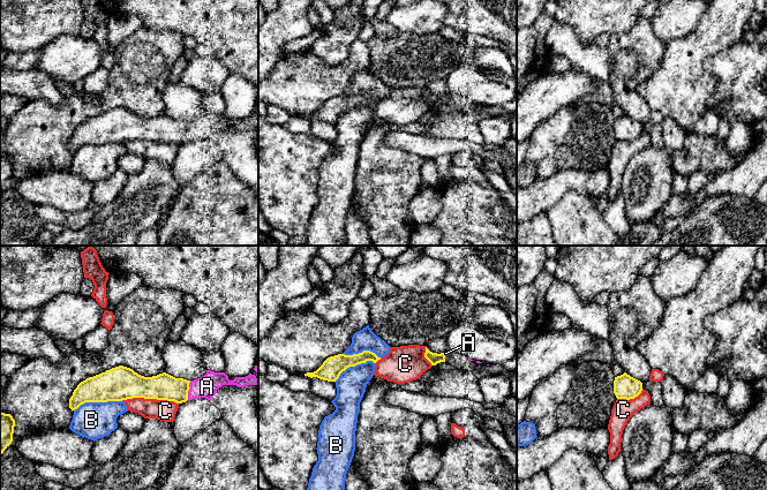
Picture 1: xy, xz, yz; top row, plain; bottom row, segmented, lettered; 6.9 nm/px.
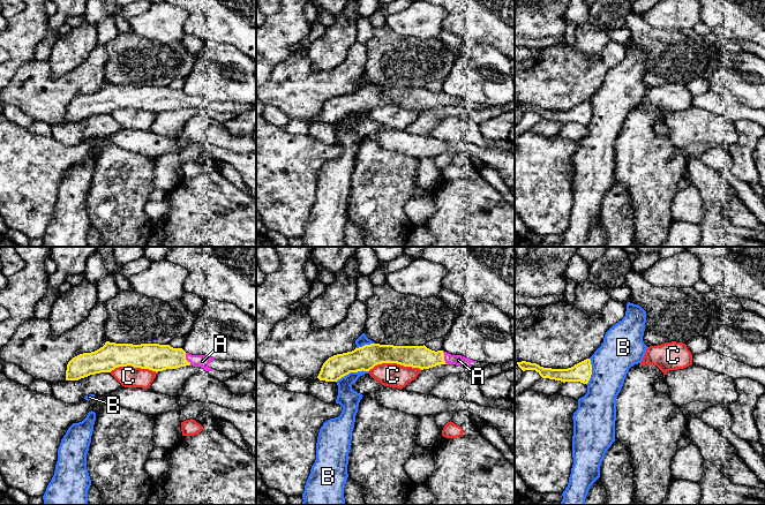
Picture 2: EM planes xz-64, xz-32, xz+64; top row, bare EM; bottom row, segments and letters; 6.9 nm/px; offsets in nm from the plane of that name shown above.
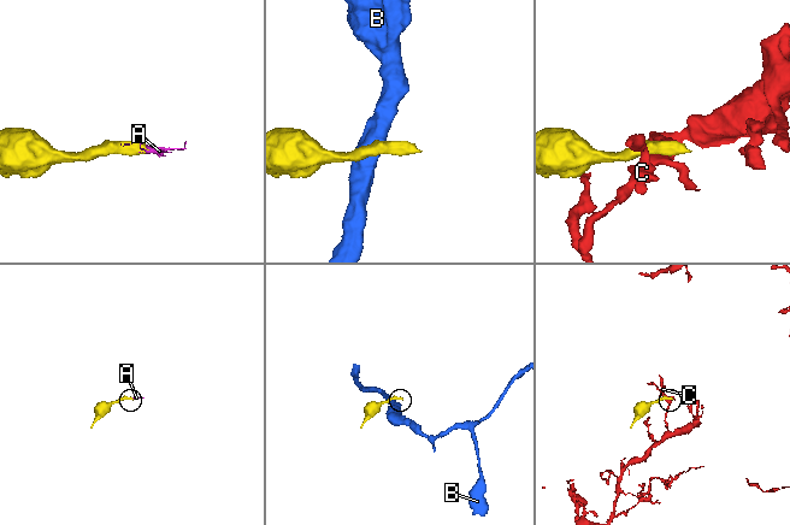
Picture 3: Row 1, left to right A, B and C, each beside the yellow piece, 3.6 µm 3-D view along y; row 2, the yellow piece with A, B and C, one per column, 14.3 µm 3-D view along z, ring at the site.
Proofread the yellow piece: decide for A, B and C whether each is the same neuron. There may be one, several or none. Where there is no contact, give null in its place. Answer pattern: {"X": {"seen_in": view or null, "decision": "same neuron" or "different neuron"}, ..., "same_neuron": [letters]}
{"A": {"seen_in": "xy", "decision": "same neuron"}, "B": {"seen_in": "xy", "decision": "different neuron"}, "C": {"seen_in": "xy", "decision": "different neuron"}, "same_neuron": ["A"]}

